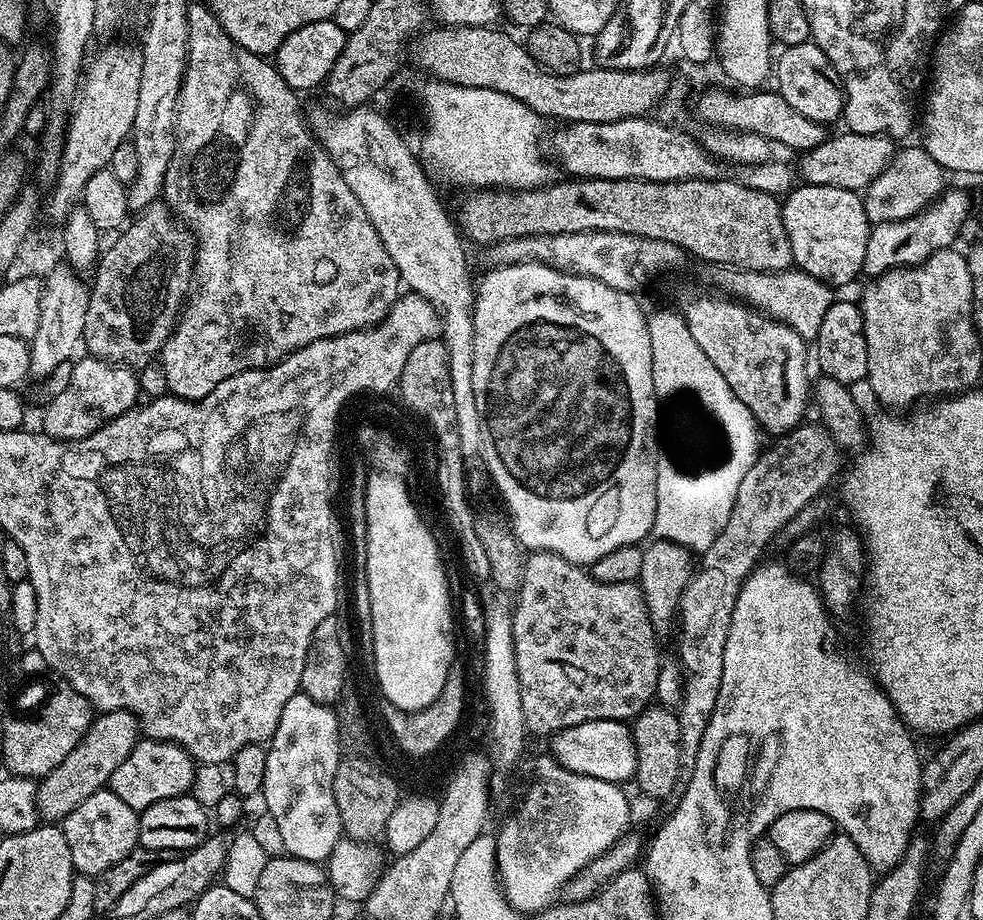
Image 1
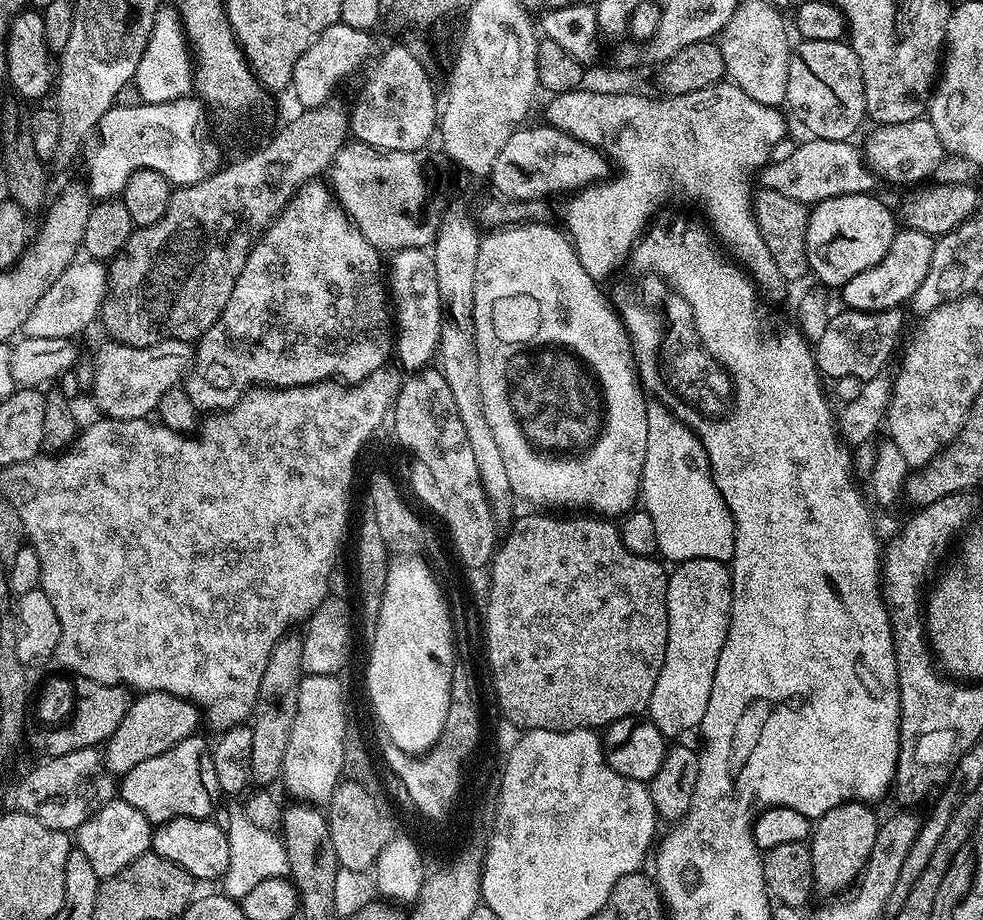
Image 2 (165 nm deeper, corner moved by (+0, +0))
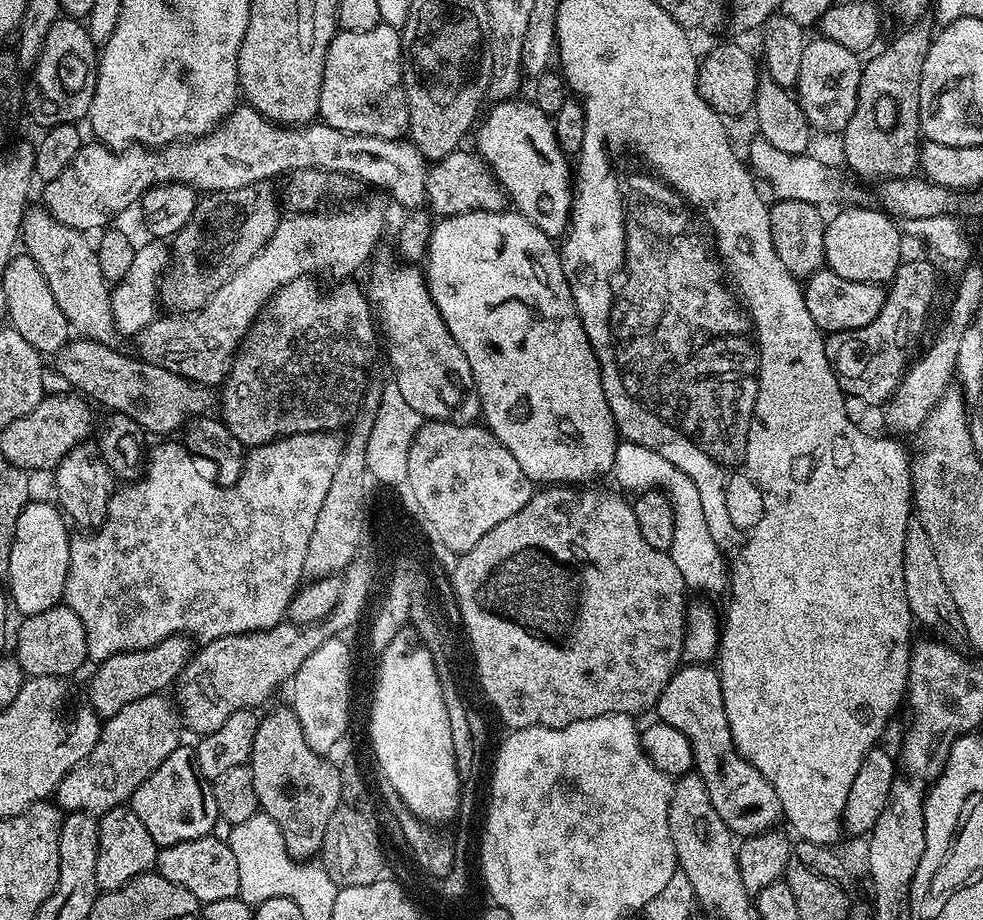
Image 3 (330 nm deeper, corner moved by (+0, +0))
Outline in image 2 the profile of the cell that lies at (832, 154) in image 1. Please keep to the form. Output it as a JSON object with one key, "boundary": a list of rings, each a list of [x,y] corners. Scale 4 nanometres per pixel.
{"boundary":[[[921,118],[919,120],[915,120],[914,122],[898,122],[897,124],[886,124],[877,127],[875,130],[872,131],[876,131],[876,132],[870,133],[868,136],[868,141],[866,141],[865,144],[862,144],[862,155],[864,158],[864,163],[867,164],[868,167],[872,169],[873,173],[875,173],[875,175],[879,177],[881,181],[889,180],[889,182],[892,184],[914,184],[910,186],[919,185],[921,182],[924,182],[924,181],[919,182],[919,180],[924,180],[927,178],[927,176],[934,175],[935,172],[939,170],[940,163],[942,163],[943,160],[946,159],[946,153],[944,147],[940,142],[940,139],[938,138],[938,134],[934,130],[934,126],[932,125],[931,120],[927,118]]]}

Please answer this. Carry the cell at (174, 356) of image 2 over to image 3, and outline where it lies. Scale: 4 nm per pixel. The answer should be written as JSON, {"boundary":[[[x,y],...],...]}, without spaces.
{"boundary":[[[356,204],[345,212],[298,212],[288,214],[281,219],[270,242],[206,306],[202,306],[196,312],[185,312],[183,314],[164,314],[152,320],[150,326],[146,326],[135,337],[134,343],[140,347],[139,359],[147,364],[162,366],[162,370],[170,370],[182,378],[186,378],[191,384],[197,386],[220,386],[227,378],[232,362],[236,359],[236,353],[240,351],[244,338],[255,324],[257,316],[264,311],[269,300],[276,295],[276,291],[283,286],[301,278],[311,277],[312,272],[332,271],[336,278],[348,278],[351,272],[356,272],[372,256],[376,243],[380,240],[380,231],[384,228],[384,212],[376,204]]]}

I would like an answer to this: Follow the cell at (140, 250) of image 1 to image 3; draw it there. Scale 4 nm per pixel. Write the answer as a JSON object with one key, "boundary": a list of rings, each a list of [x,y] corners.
{"boundary":[[[261,182],[199,197],[190,222],[182,226],[170,244],[174,259],[164,273],[159,298],[159,303],[168,307],[165,309],[183,314],[206,306],[206,302],[210,302],[210,298],[214,298],[214,294],[218,294],[218,290],[222,290],[222,286],[226,286],[226,282],[270,242],[282,219],[281,205],[277,193],[276,196],[272,193],[272,186]]]}

